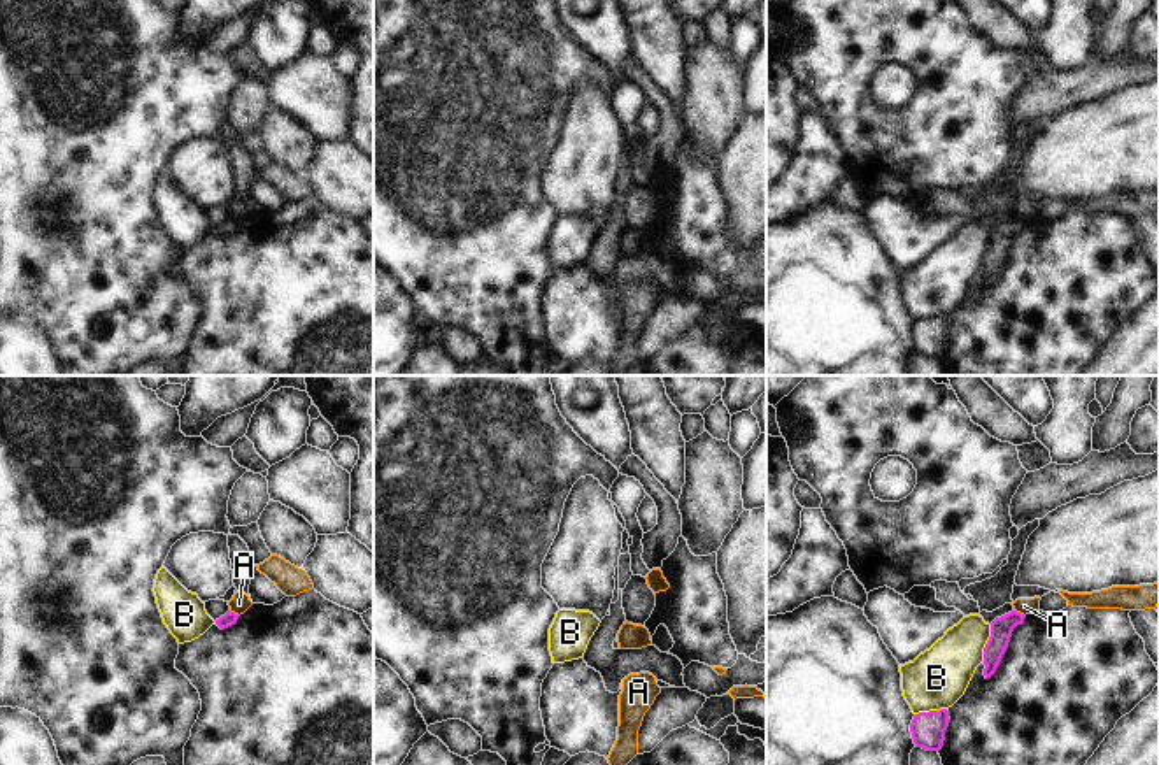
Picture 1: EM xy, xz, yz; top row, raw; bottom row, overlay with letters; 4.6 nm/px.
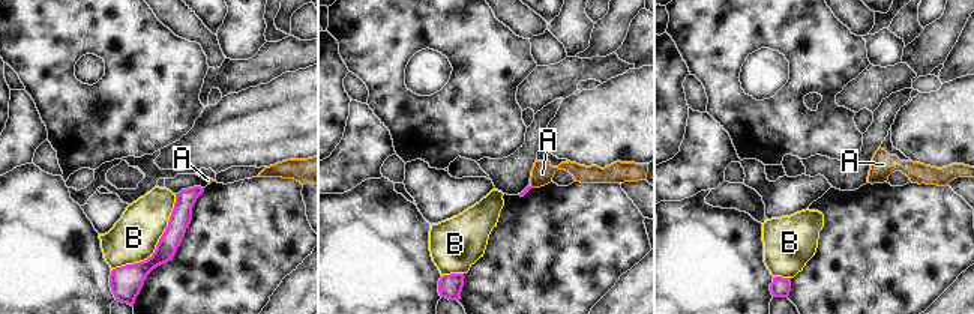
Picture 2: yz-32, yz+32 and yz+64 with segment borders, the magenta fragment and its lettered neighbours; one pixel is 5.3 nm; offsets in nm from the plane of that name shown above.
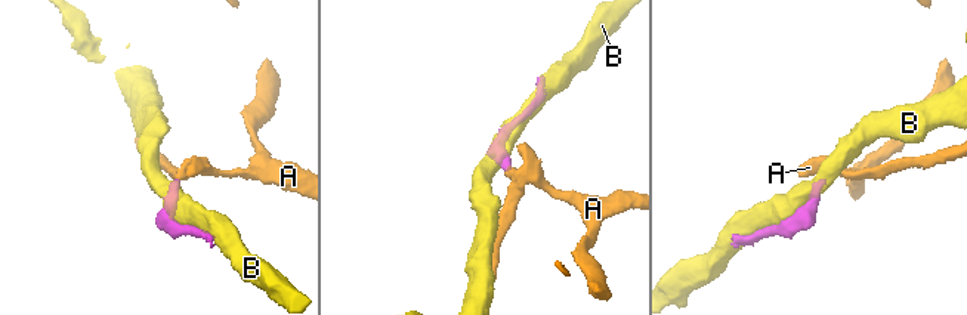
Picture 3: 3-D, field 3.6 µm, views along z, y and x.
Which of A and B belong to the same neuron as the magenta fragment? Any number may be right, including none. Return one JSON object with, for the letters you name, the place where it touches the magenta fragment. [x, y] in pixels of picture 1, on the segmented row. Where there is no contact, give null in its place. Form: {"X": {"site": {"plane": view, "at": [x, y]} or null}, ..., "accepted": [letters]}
{"accepted": []}

